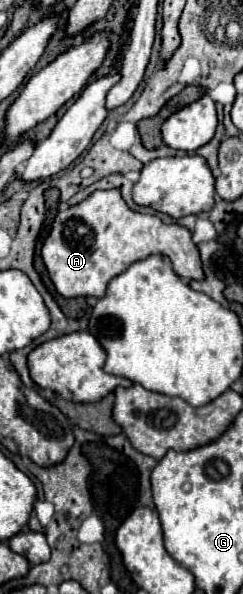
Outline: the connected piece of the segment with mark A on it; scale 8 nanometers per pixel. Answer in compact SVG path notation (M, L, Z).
M96 190L80 204L70 206L66 210L58 210L58 214L50 226L50 234L46 236L46 240L42 244L42 260L46 264L50 280L54 282L58 294L62 294L66 298L76 298L76 296L102 298L108 282L116 274L124 272L132 262L142 260L150 254L168 256L174 266L174 272L184 280L202 280L204 278L200 254L198 254L196 244L192 242L190 230L180 224L164 224L158 216L140 214L140 212L130 210L128 204L124 202L124 198L118 194L118 190Z

